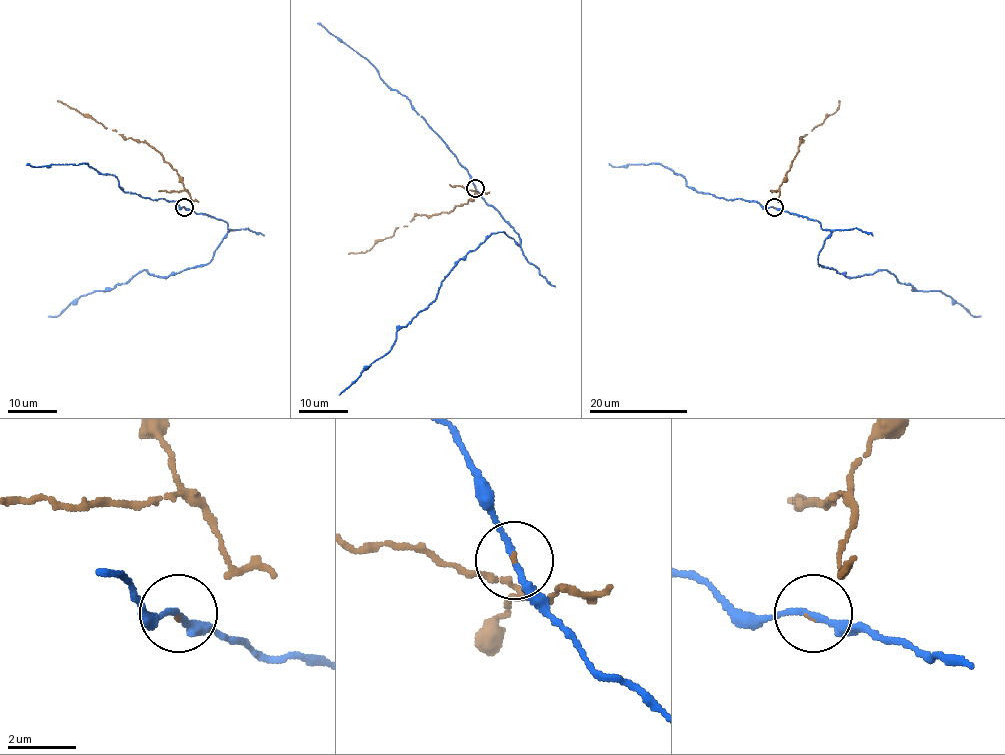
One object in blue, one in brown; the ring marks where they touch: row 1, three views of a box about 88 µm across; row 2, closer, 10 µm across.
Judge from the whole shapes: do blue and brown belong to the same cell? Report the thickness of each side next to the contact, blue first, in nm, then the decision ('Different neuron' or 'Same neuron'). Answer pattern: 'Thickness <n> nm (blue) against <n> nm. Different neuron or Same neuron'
Thickness 160 nm (blue) against 50 nm. Same neuron

